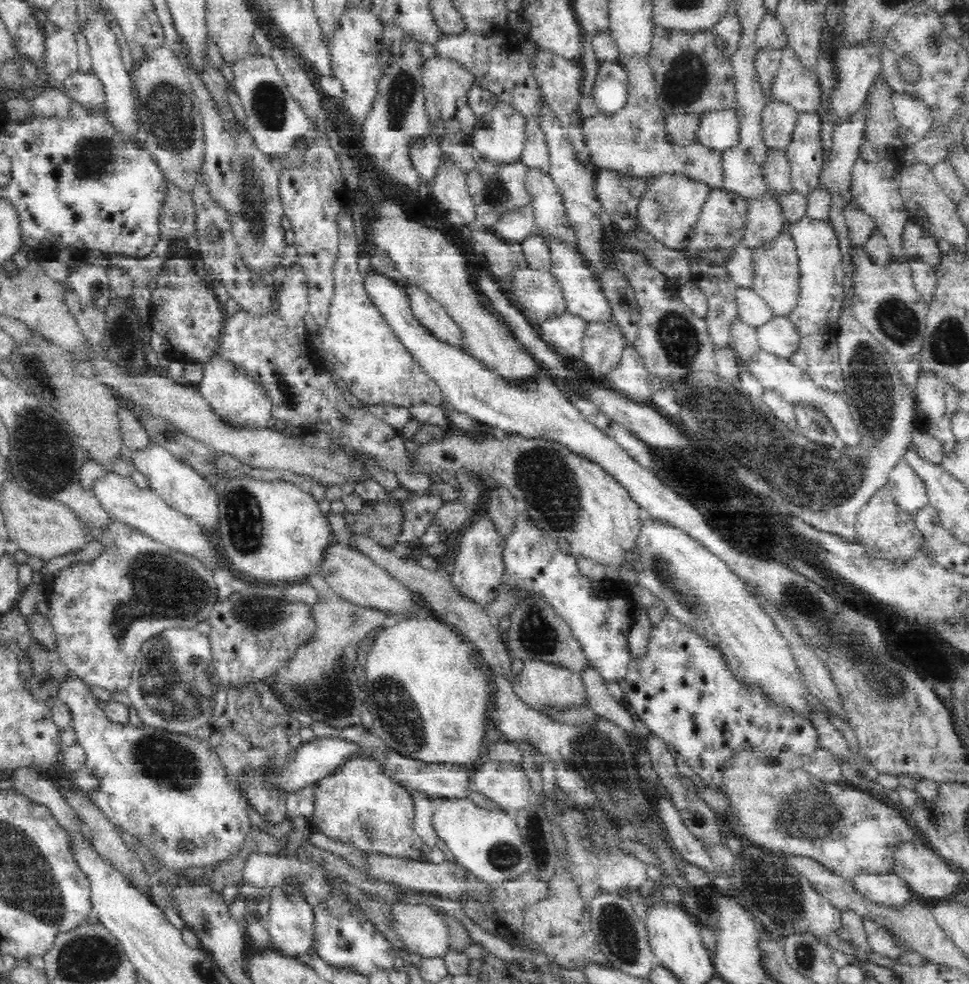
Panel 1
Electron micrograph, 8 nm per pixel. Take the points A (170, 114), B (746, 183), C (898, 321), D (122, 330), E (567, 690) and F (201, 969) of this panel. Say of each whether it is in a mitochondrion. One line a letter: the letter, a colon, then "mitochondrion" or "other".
A: mitochondrion
B: other
C: mitochondrion
D: mitochondrion
E: other
F: mitochondrion

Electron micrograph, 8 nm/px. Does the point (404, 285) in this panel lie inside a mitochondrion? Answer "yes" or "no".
no

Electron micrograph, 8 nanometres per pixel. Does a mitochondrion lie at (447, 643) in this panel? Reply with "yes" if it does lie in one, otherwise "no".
no

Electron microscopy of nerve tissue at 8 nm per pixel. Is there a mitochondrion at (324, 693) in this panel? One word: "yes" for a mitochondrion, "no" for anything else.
yes

